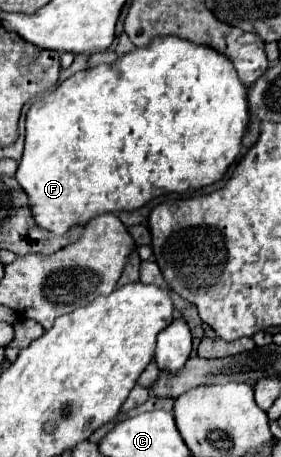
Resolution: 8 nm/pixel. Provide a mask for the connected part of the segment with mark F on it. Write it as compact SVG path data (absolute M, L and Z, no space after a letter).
M176 35L154 37L146 47L136 47L134 51L116 59L112 65L98 65L80 71L78 75L66 79L56 91L32 103L32 107L26 113L26 143L24 143L24 155L20 159L20 167L16 171L16 179L30 197L34 219L38 219L38 225L60 235L68 231L68 227L78 223L82 225L94 215L110 213L110 211L134 211L144 203L148 203L152 197L164 193L184 193L188 189L200 189L220 181L222 175L228 171L228 167L240 159L242 139L246 131L248 131L248 87L240 81L232 61L224 53L218 53L202 43L192 43Z

